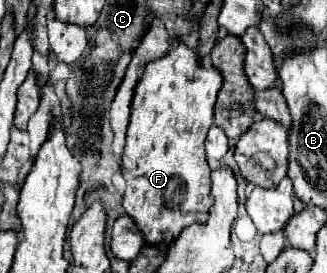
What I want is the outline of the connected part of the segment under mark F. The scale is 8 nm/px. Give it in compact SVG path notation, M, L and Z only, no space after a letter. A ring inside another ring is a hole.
M180 42L164 58L146 64L142 80L134 90L122 156L122 176L126 180L124 208L150 246L170 244L186 226L208 220L212 196L206 156L220 160L228 152L228 138L220 128L212 126L220 86L220 72L214 66L204 70L196 52Z

